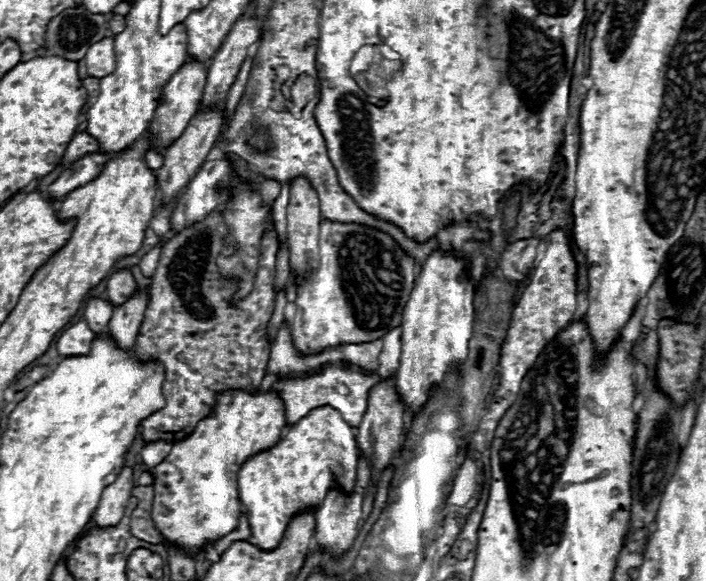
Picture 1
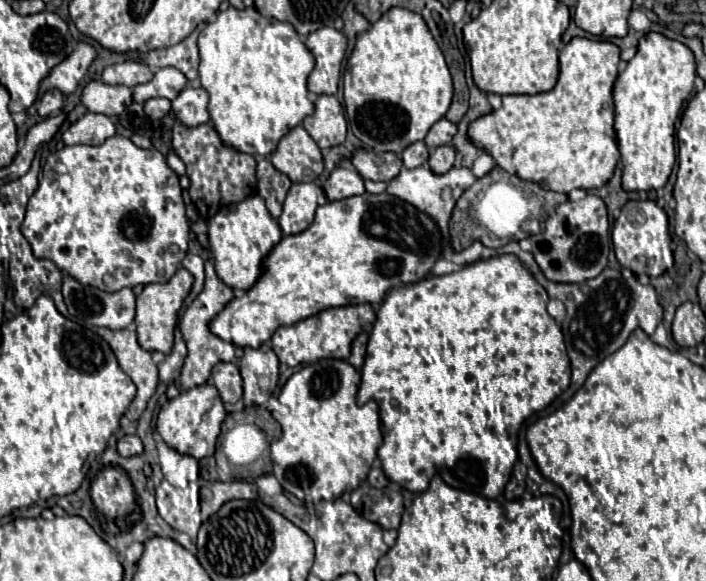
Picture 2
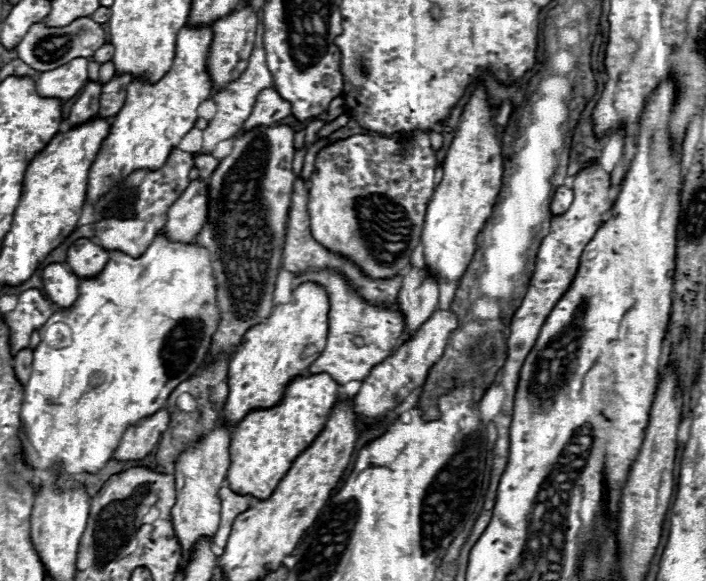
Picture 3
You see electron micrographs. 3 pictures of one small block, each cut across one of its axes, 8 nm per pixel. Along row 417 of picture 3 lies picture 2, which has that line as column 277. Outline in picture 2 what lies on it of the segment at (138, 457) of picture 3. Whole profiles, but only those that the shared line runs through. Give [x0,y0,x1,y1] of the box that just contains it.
[270,126,324,182]

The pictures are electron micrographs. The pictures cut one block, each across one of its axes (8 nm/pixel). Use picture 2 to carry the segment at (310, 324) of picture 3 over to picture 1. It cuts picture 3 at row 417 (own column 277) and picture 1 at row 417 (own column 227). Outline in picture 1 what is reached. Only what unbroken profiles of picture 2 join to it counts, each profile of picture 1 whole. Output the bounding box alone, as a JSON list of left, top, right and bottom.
[150,392,286,556]

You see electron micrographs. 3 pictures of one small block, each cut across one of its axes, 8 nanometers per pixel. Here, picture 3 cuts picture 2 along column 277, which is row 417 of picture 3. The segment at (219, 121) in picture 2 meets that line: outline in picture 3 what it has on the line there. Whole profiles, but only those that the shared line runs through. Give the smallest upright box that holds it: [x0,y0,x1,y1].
[20,232,218,476]

